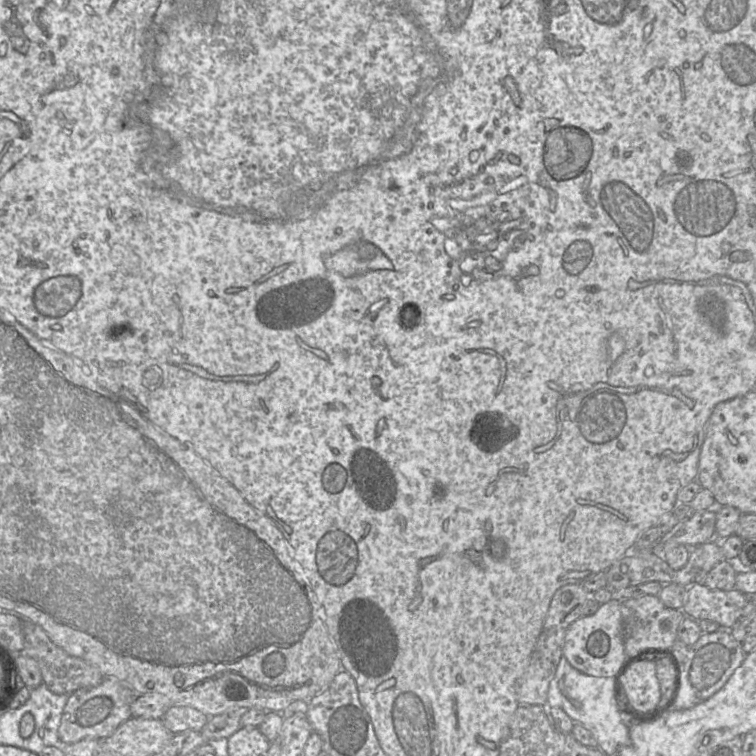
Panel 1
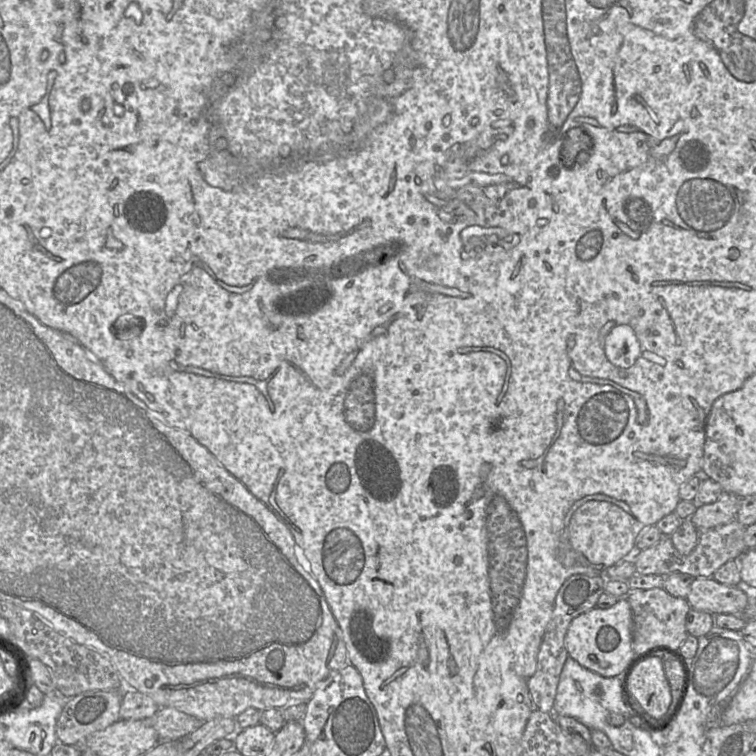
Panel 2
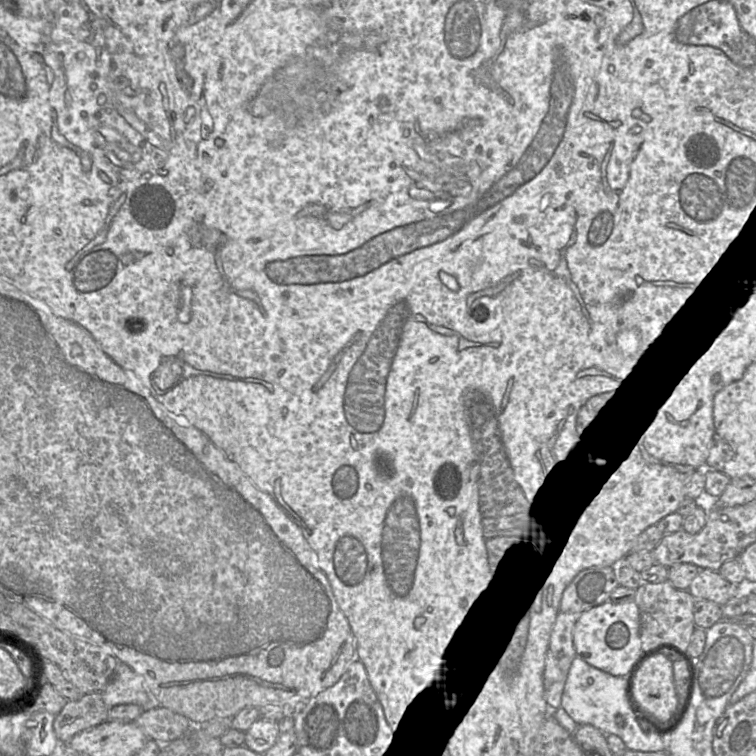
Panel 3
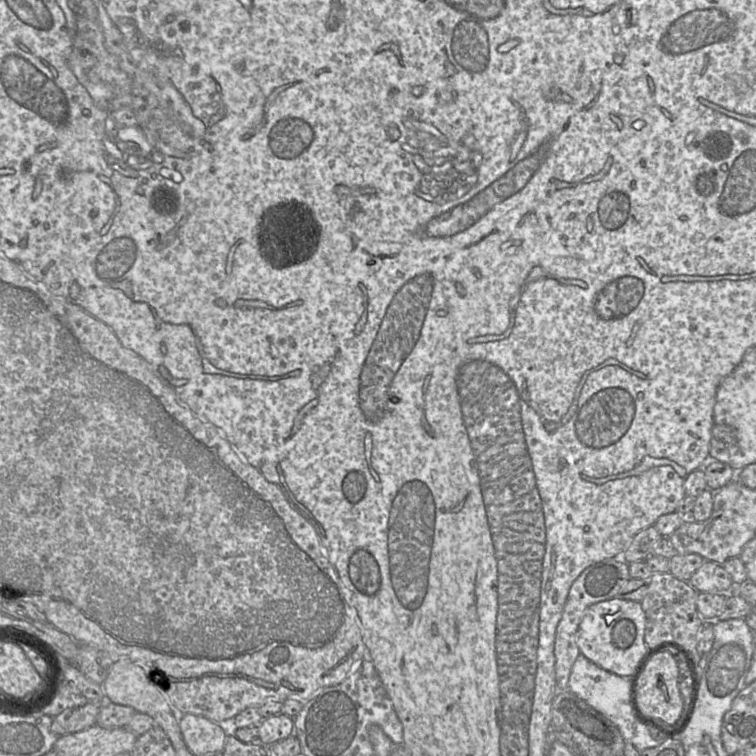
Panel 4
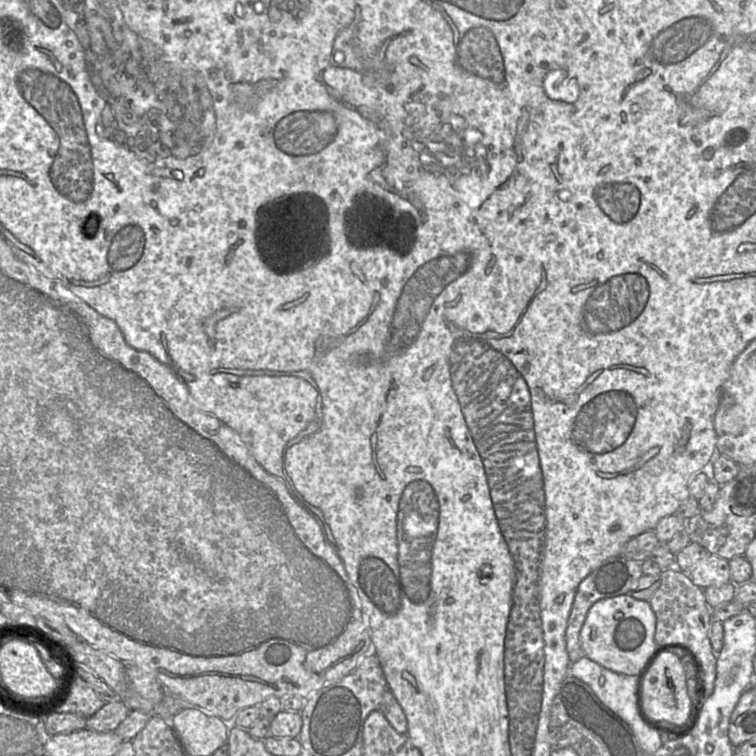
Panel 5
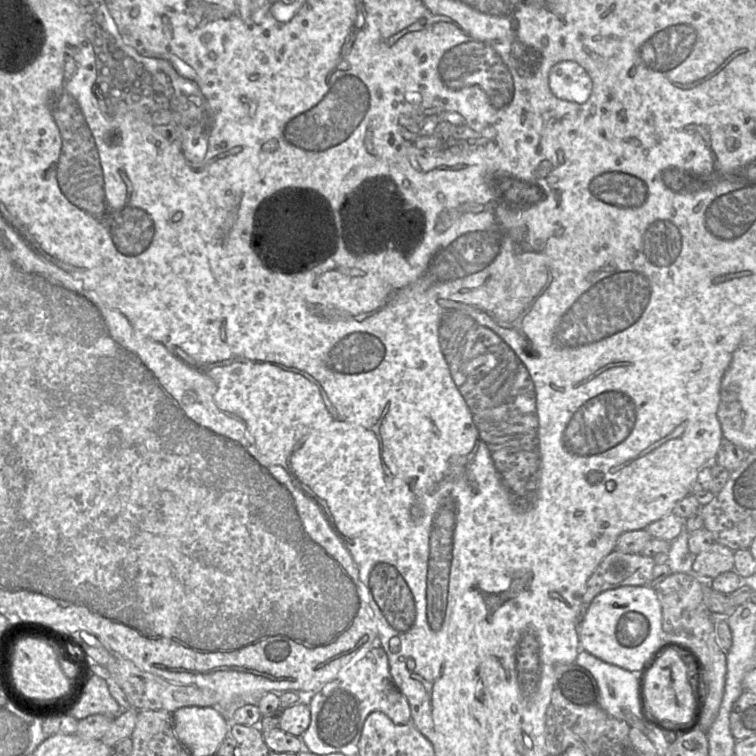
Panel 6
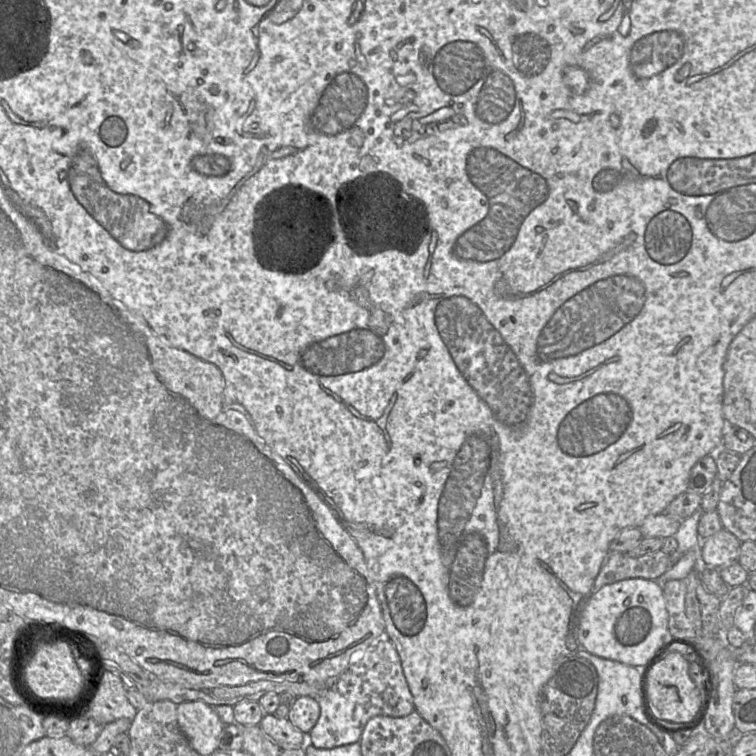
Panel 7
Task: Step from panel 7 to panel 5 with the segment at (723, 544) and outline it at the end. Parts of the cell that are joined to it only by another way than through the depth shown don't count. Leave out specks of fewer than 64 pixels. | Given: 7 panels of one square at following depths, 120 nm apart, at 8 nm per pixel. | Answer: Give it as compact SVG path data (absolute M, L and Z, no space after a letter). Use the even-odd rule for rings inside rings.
M709 554L688 572L692 582L702 588L718 586L730 581L729 560Z

